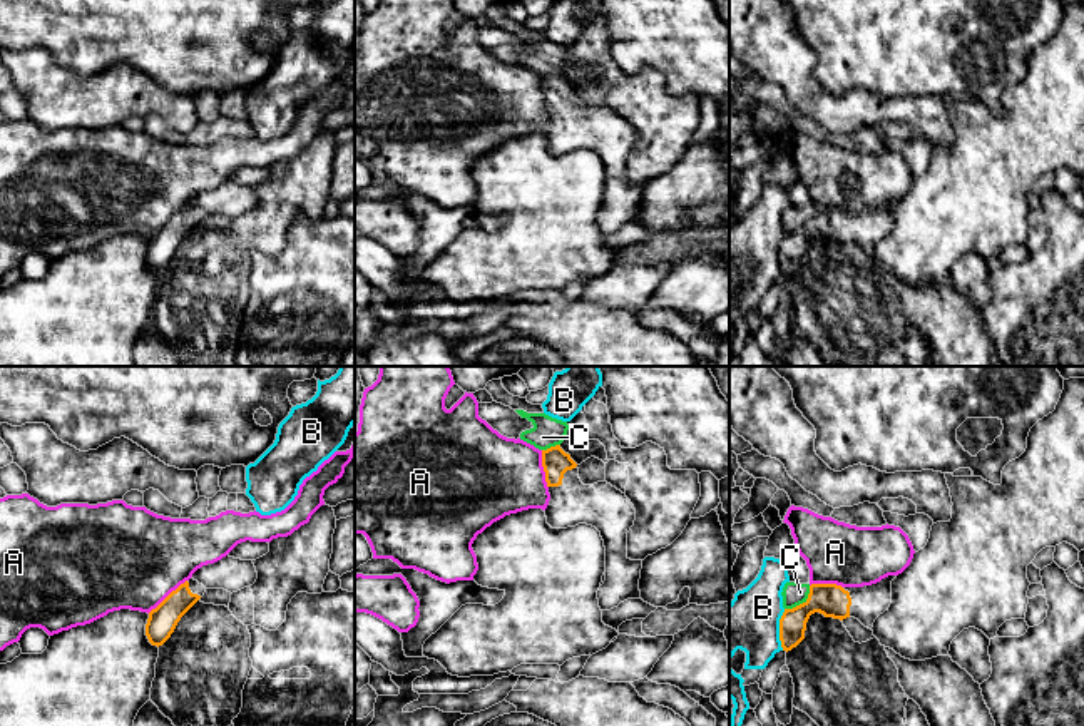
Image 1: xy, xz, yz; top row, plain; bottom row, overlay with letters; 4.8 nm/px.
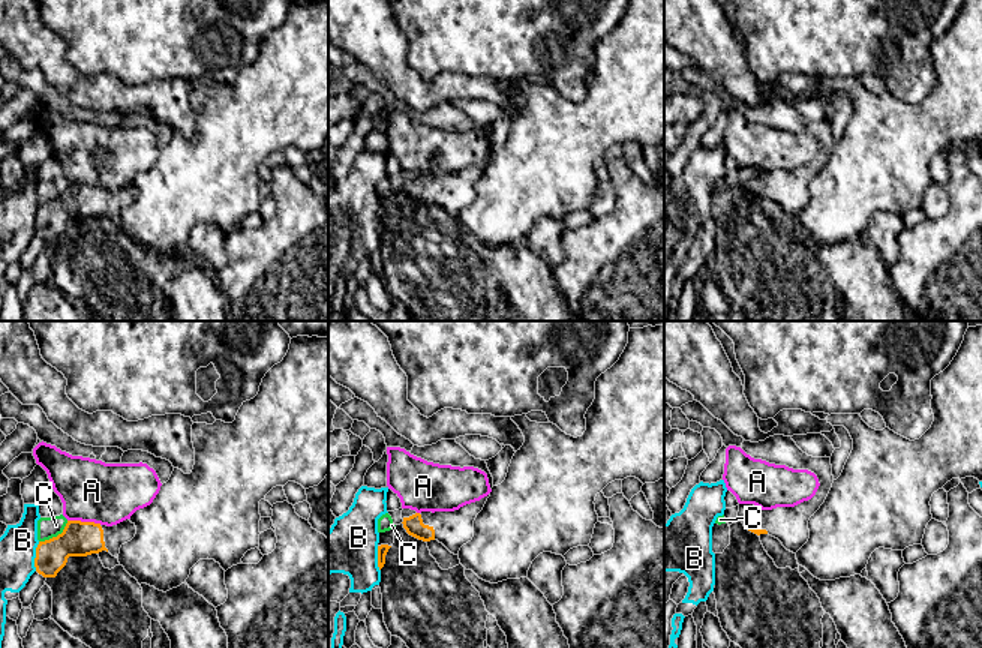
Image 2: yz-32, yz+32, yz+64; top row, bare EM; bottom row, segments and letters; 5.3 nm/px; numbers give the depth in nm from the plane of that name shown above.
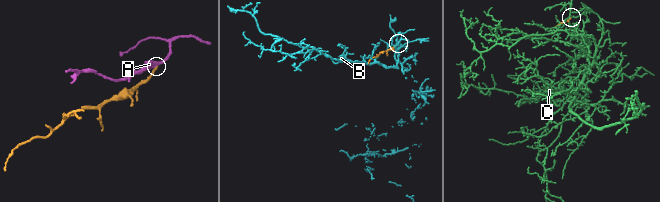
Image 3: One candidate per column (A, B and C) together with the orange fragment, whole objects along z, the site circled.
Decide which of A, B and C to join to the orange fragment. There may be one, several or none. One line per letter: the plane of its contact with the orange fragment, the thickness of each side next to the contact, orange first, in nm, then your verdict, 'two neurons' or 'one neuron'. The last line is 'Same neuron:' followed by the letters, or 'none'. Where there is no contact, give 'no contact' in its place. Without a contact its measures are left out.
A: xy | 140/480 nm | two neurons
B: yz | 130/280 nm | two neurons
C: yz | 160/110 nm | two neurons
Same neuron: none

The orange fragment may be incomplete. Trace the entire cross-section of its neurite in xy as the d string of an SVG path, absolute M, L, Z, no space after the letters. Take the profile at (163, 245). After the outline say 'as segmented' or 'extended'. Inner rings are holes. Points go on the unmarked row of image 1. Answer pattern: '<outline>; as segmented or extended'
M194 204L172 216L149 238L146 261L152 271L162 271L174 258L181 243L204 221L206 212Z; extended

